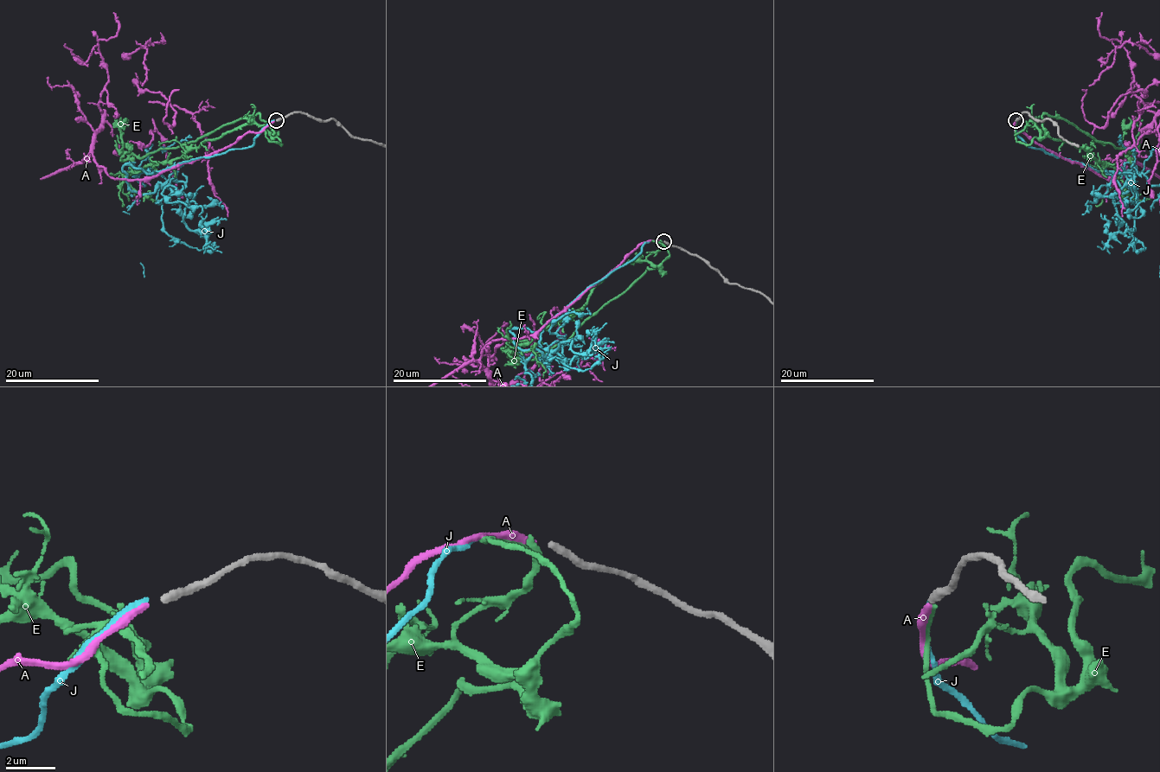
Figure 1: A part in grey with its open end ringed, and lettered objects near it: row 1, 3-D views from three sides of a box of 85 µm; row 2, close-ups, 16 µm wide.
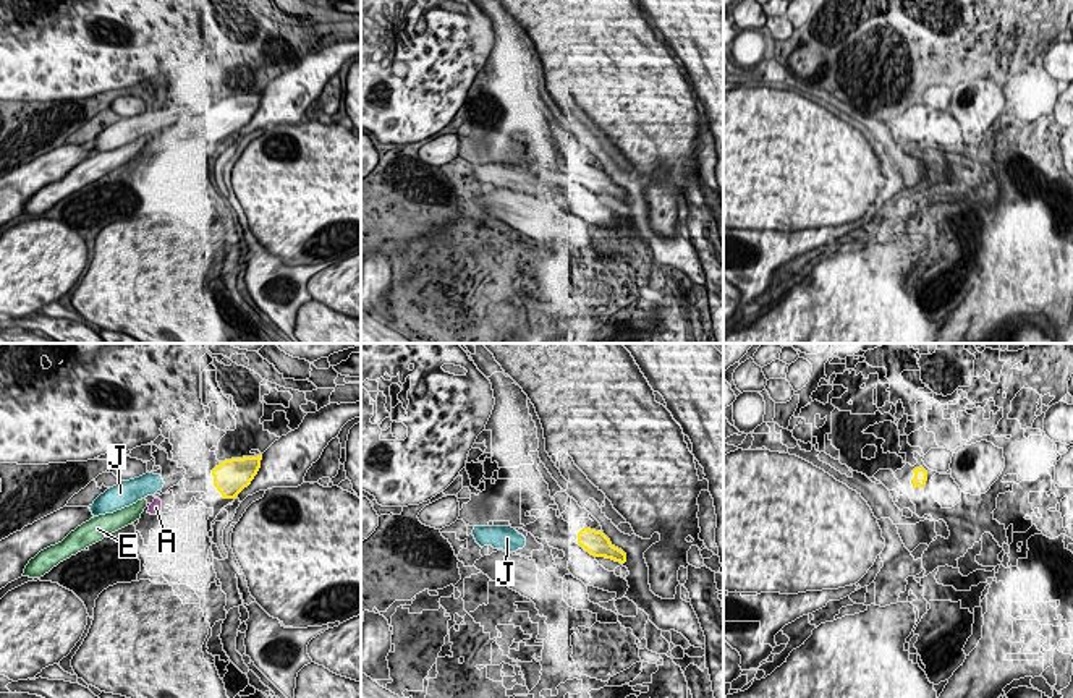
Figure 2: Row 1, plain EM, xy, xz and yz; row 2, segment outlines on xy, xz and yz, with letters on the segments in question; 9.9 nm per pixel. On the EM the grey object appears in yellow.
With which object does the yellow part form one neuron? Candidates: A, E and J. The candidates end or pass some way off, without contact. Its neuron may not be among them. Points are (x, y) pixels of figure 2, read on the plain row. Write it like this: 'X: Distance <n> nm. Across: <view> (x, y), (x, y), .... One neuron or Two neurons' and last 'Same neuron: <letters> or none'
A: Distance 550 nm. Across: xy (214, 122), (161, 138). One neuron
E: Distance 700 nm. Across: xy (214, 122), (146, 138). Two neurons
J: Distance 480 nm. Across: xy (212, 112), (164, 120). Two neurons
Same neuron: A

